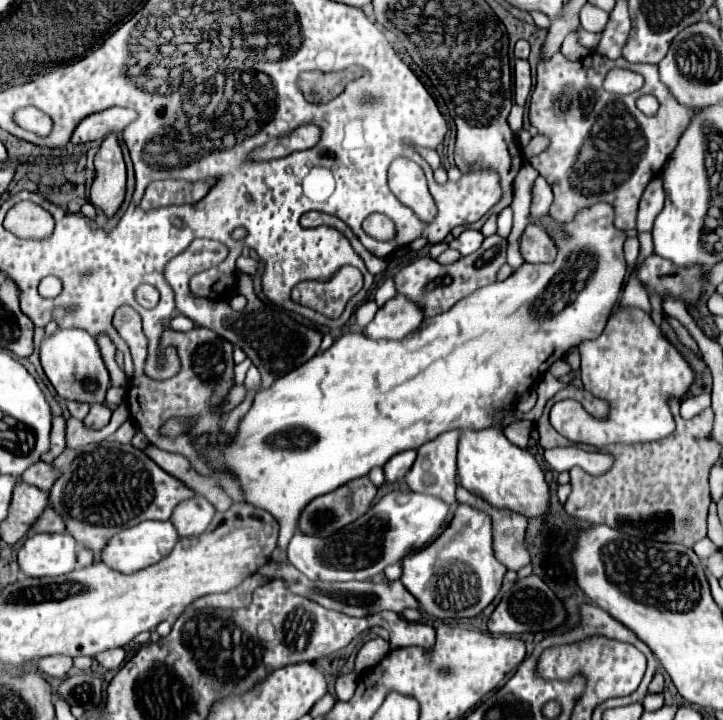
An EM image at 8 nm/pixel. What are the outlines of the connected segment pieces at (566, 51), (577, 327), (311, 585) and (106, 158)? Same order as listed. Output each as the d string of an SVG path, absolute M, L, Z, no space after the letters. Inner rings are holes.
M569 33L561 45L561 53L569 59L569 61L579 61L581 57L589 55L585 47L581 47L577 41L575 41L575 33Z
M599 203L593 205L591 209L585 209L583 213L579 213L579 217L575 217L575 221L571 223L557 223L555 225L563 225L563 229L567 229L567 233L571 233L571 241L555 241L557 243L557 259L551 265L531 265L531 263L523 263L509 279L505 281L497 281L493 285L487 285L479 291L475 291L471 297L465 297L463 301L455 303L453 309L449 309L447 313L435 315L435 317L427 317L419 329L415 329L413 333L409 333L407 337L403 337L401 341L373 341L369 337L365 337L361 331L353 331L353 333L345 333L339 339L333 341L333 345L323 351L317 353L315 357L311 357L307 363L303 363L301 367L293 369L291 373L287 373L285 377L279 377L271 389L259 391L255 395L253 407L249 409L249 413L243 417L243 421L239 423L239 431L235 435L235 439L229 441L229 445L219 447L219 451L215 451L215 447L207 449L207 457L211 457L211 467L213 469L227 469L233 475L239 477L241 487L245 491L245 499L259 507L269 511L281 525L281 533L279 533L279 547L285 549L289 539L295 533L295 525L297 525L297 517L303 511L303 507L313 501L319 495L325 495L329 491L335 491L339 485L345 485L353 479L365 477L373 467L383 467L395 453L407 451L407 449L419 449L423 443L433 441L437 435L445 433L445 431L453 431L453 429L487 429L487 427L509 427L511 423L517 423L519 417L513 415L517 409L517 401L521 399L521 395L525 391L529 391L537 379L551 367L549 361L557 361L563 359L565 353L569 349L573 349L575 345L579 345L585 339L595 339L603 333L607 319L611 315L611 311L617 307L619 303L619 295L623 289L623 281L625 281L625 273L627 273L627 265L625 265L625 257L623 257L623 241L625 235L623 231L611 227L611 205L607 203ZM495 415L501 415L499 421L495 421Z
M265 563L257 569L259 575L269 579L283 579L287 585L291 585L293 593L299 593L303 597L309 597L311 601L317 601L319 605L347 613L351 617L367 617L379 611L395 611L403 613L405 609L419 609L419 601L403 587L401 581L387 581L387 583L373 583L373 581L347 581L347 583L327 583L327 581L311 581L303 577L293 565L279 565L279 563Z
M115 133L107 135L101 149L95 155L97 177L91 185L89 201L103 209L107 217L113 217L125 197L125 161Z

